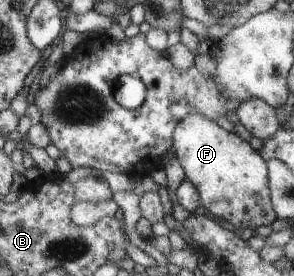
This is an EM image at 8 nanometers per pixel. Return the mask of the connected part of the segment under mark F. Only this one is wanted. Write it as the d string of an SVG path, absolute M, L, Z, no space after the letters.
M185 115L174 130L173 152L184 170L185 179L196 187L202 205L216 220L224 219L232 223L236 229L248 227L256 232L264 232L278 219L271 203L266 162L240 134L223 129L216 120L208 119L205 115Z

